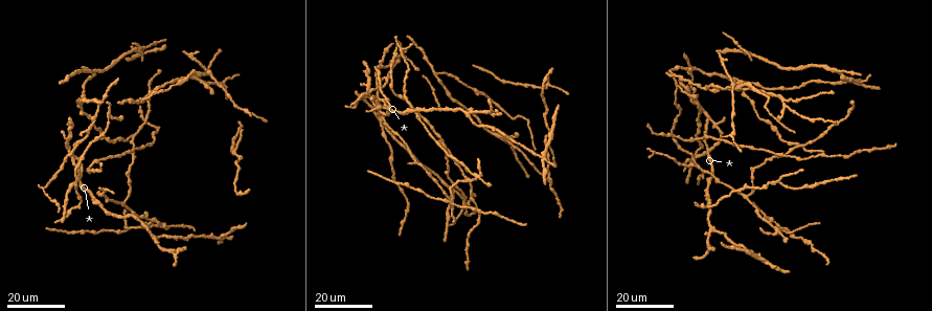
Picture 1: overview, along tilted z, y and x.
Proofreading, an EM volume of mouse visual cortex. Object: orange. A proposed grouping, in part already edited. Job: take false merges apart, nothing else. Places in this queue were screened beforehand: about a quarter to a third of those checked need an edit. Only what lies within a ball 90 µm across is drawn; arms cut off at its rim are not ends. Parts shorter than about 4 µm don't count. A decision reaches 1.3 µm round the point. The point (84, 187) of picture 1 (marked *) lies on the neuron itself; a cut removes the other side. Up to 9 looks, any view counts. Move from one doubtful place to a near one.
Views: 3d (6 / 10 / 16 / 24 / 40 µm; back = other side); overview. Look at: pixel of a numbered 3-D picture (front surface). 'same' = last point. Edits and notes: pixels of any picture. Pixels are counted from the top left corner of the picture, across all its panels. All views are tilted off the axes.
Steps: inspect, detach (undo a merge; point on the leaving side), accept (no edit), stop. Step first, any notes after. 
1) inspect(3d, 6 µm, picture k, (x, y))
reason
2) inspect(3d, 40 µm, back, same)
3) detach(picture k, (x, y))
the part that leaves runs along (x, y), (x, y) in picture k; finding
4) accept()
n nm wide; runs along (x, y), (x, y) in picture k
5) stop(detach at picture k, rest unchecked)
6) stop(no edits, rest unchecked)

inspect(3d, 24 µm, picture 1, (708, 152))

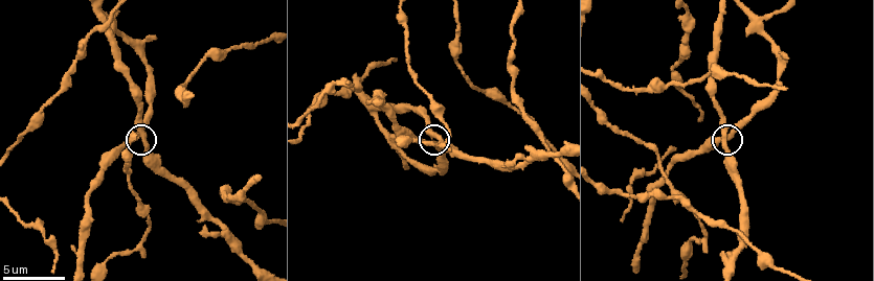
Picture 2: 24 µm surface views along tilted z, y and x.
inspect(3d, 6 µm, picture 2, (731, 133))

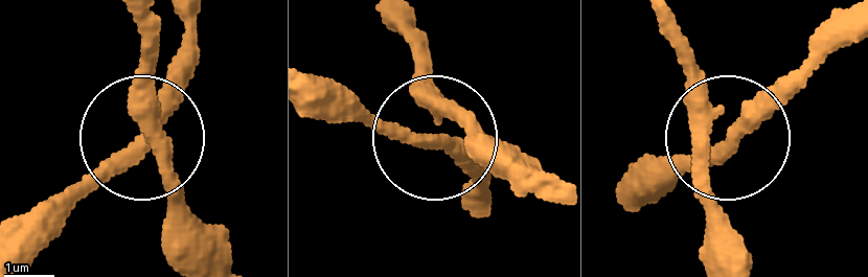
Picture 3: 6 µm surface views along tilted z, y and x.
inspect(3d, 6 µm, back, picture 3, (439, 143))

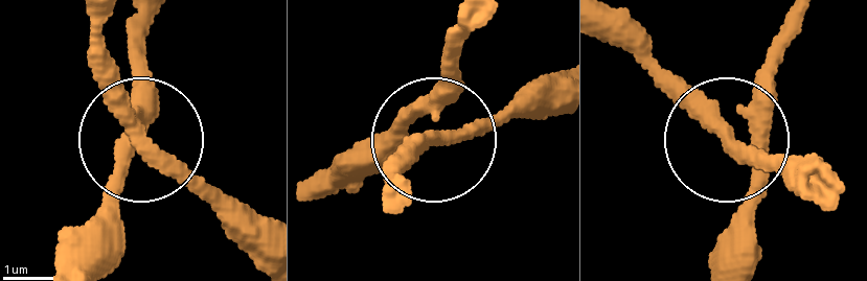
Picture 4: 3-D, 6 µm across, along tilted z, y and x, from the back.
accept()
260 nm wide; runs along (326, 166), (414, 110), (430, 137), (442, 46) in picture 4; continuous, no second neuron

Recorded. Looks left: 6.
inspect(3d, 16 µm, picture 1, (477, 175))
thin arm on a thick one

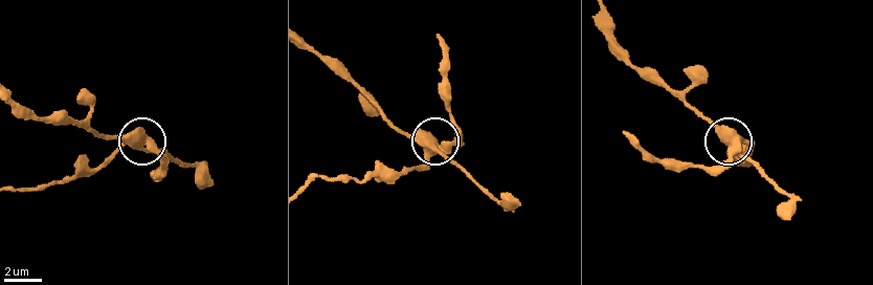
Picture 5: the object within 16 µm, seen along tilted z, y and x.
inspect(3d, 6 µm, picture 5, (742, 140))

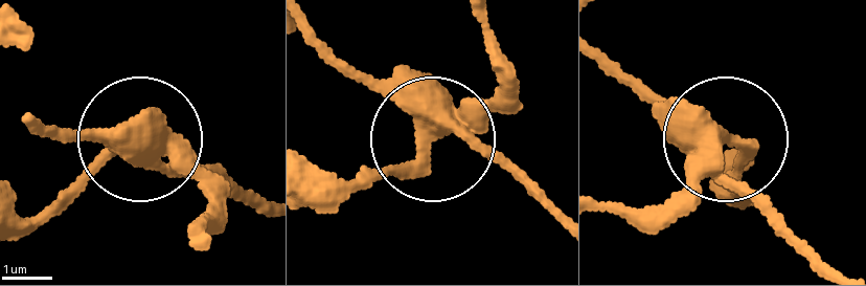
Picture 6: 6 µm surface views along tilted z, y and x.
detach(picture 6, (209, 182))
4 arms; the part that leaves runs along (439, 120), (410, 158), (308, 183) in picture 6; two neurons meet here

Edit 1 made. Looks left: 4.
inspect(overview)

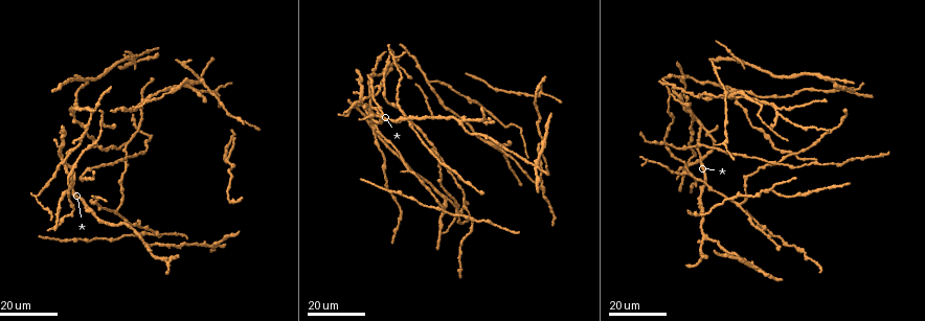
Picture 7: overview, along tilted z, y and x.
inspect(3d, 24 µm, picture 7, (771, 188))
arms part here

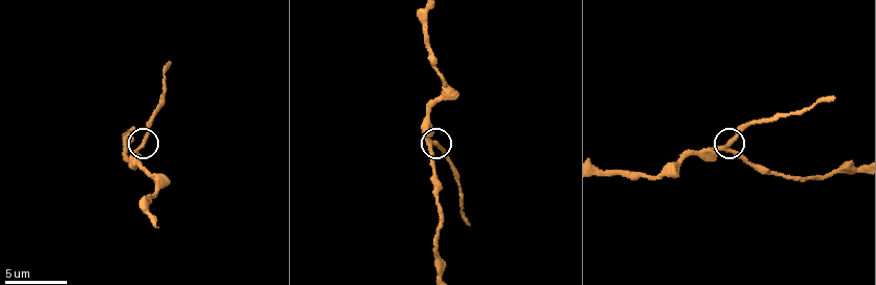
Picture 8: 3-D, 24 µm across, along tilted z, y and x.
inspect(3d, 6 µm, picture 8, (139, 146))

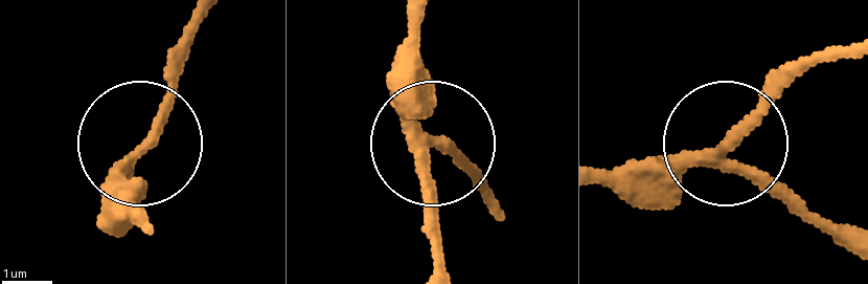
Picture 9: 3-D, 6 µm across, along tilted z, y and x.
accept()
3 arms; runs along (141, 225), (128, 165), (206, 19) in picture 9; all the same neuron

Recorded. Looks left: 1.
stop(detach at picture 6, rest unchecked)

